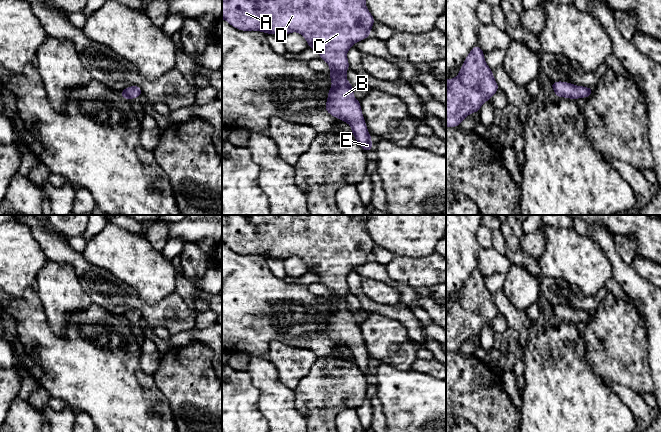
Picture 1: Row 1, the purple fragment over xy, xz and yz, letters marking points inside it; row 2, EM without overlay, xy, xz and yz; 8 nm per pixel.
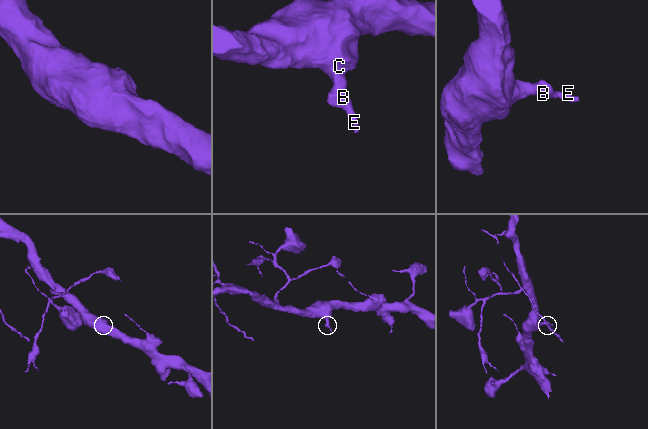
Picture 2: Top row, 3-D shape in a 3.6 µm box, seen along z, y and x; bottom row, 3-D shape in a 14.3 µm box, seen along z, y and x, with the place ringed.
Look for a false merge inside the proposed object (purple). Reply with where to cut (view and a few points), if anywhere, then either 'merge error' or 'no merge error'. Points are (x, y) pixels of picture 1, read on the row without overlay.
no cut | no merge error

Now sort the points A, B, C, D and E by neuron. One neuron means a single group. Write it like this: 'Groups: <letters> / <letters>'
Groups: A B C D E

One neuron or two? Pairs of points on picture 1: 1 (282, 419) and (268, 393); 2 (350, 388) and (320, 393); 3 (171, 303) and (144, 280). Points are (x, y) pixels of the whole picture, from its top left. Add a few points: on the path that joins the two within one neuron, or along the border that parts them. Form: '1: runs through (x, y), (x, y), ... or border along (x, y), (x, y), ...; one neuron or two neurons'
1: runs through (281, 413), (274, 399); one neuron
2: runs through (343, 388), (327, 389); one neuron
3: border along (175, 290), (153, 304), (147, 304), (142, 300); two neurons

